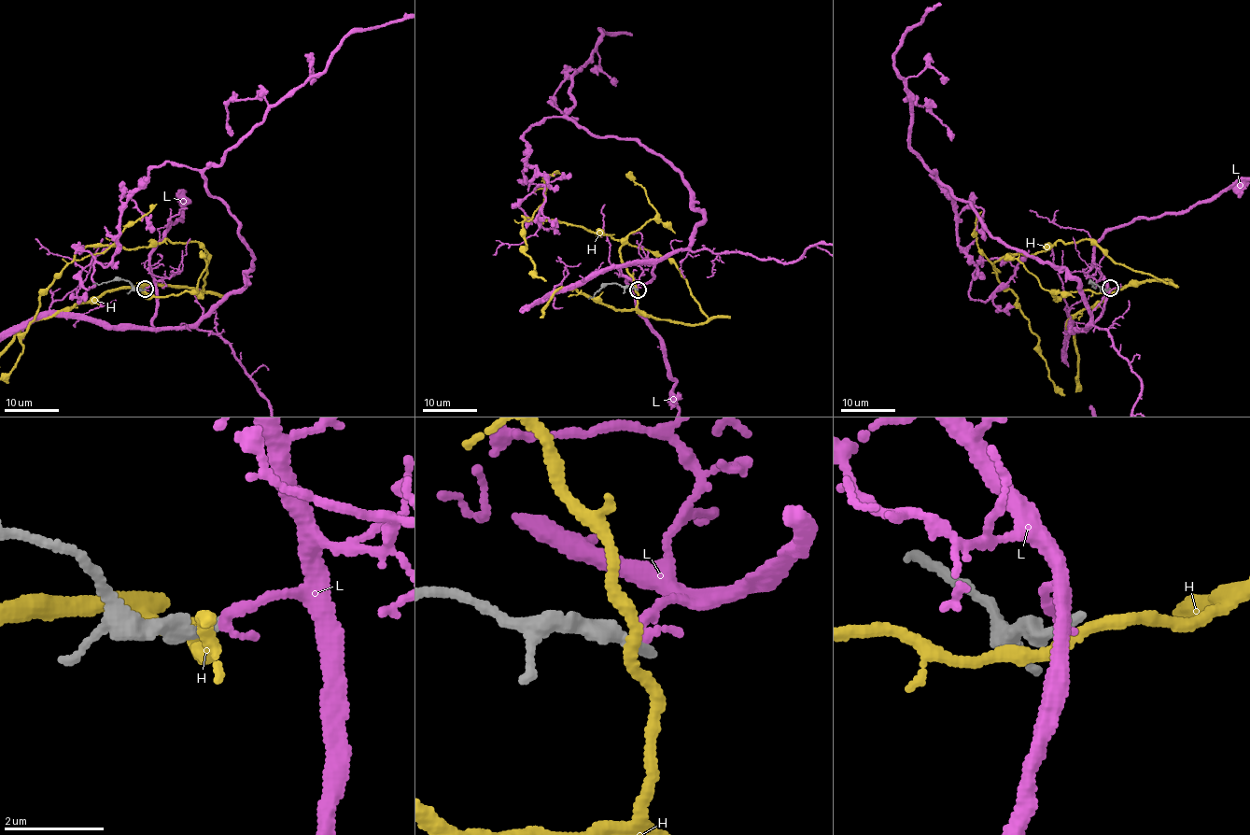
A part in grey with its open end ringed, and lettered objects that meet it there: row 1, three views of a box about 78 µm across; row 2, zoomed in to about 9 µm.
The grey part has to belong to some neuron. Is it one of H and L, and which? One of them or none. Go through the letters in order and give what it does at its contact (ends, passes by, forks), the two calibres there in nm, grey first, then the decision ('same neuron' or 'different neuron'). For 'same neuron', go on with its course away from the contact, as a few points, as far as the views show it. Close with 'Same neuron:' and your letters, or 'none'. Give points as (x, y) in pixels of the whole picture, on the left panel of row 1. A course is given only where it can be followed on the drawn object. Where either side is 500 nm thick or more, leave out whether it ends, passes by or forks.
H: it passes by | 360/220 nm | different neuron
L: it ends | 220/240 nm | different neuron
Same neuron: none

